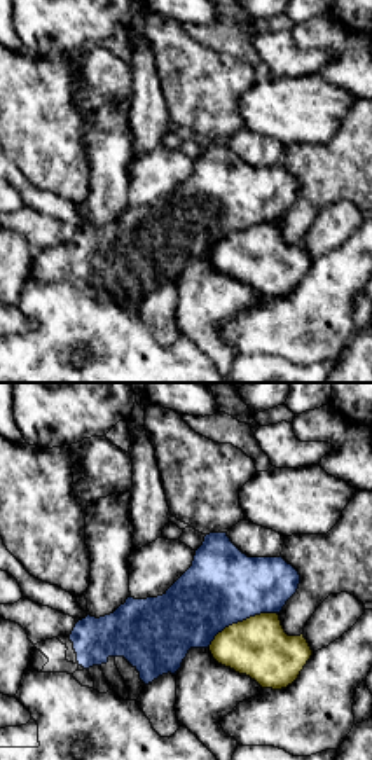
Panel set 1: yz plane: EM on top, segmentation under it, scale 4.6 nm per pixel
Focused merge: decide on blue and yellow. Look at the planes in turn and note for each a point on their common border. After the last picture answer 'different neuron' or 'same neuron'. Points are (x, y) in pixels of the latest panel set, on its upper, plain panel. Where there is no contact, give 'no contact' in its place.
meets blue at (241, 229)

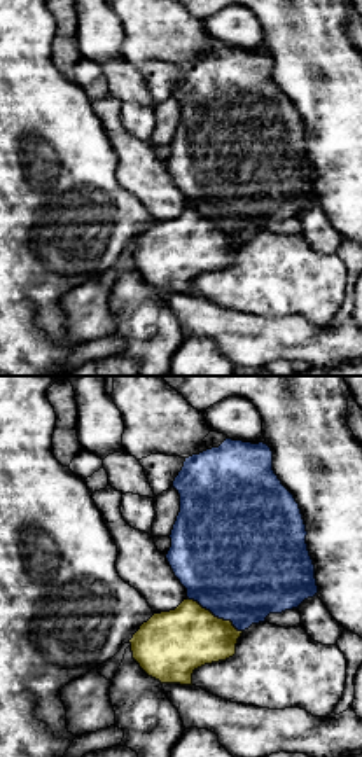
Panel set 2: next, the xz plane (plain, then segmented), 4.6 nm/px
meets blue at (215, 224)

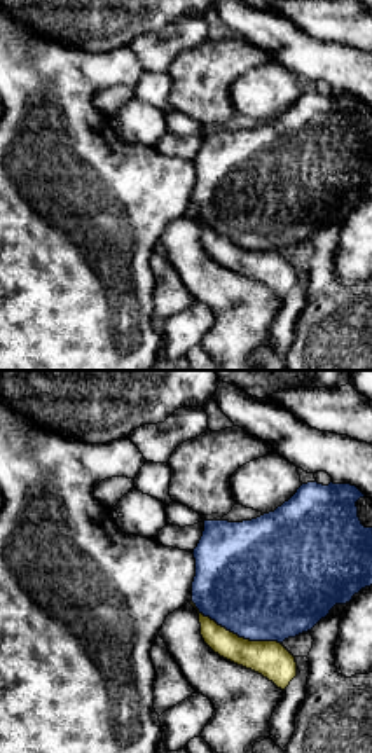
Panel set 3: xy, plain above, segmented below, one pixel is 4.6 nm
meets blue at (236, 241)

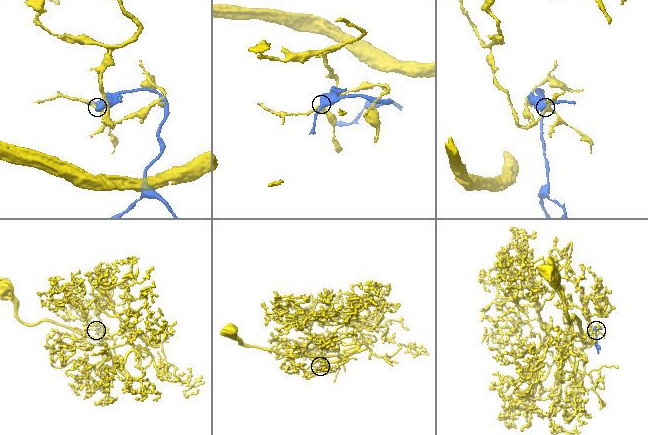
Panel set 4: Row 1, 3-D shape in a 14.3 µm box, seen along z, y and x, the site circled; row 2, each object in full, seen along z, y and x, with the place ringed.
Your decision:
different neuron

